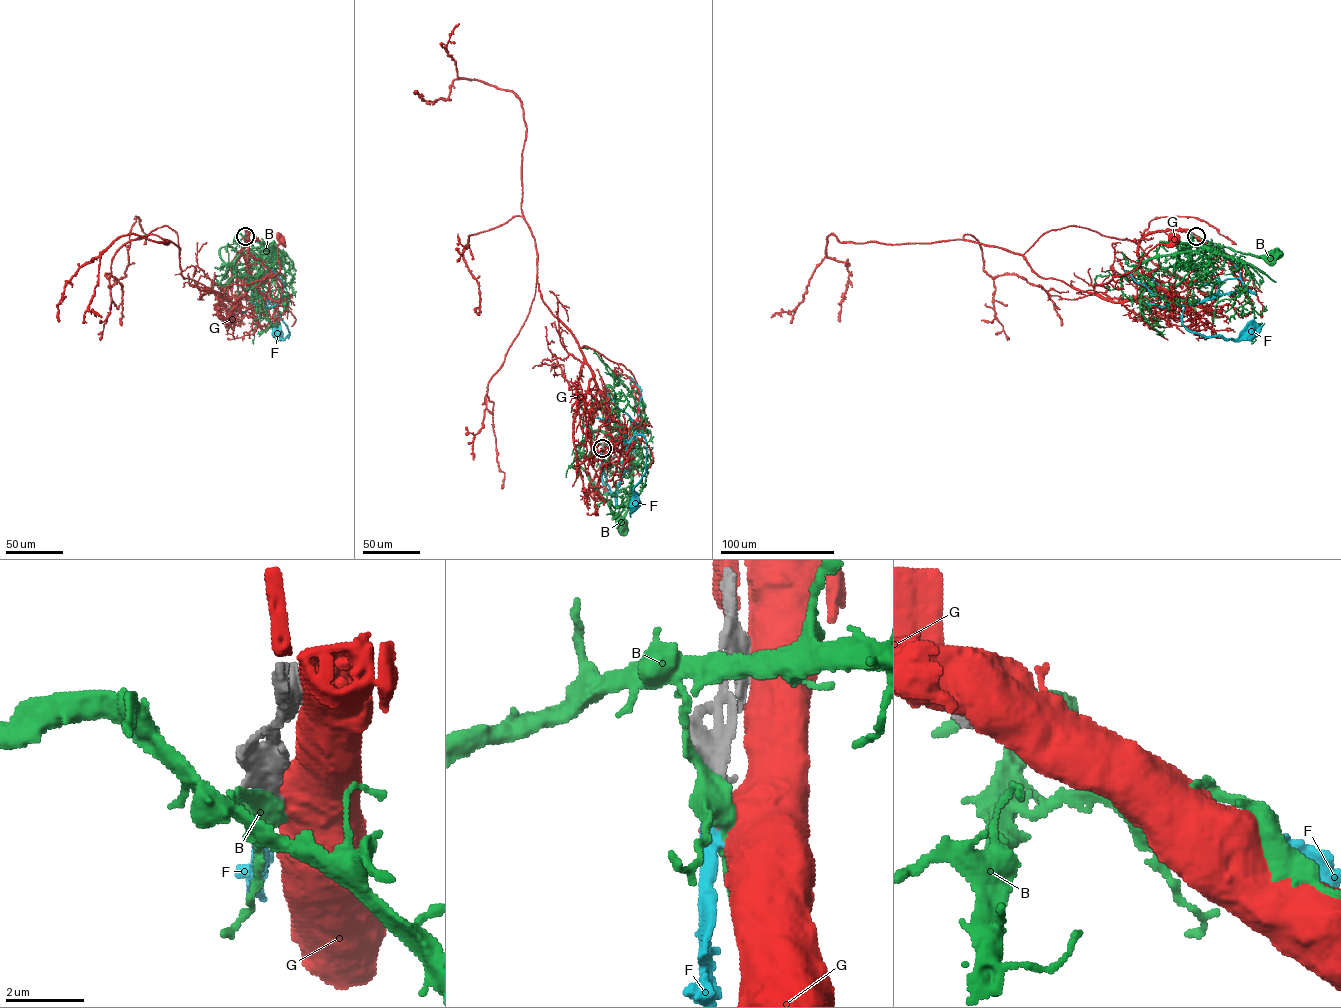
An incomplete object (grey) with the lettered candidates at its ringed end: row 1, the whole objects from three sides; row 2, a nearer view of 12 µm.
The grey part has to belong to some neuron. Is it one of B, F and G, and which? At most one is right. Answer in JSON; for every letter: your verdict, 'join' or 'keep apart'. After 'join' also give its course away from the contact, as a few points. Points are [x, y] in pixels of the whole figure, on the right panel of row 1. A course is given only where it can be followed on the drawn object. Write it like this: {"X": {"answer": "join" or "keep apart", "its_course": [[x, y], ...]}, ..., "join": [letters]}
{"B": {"answer": "keep apart"}, "F": {"answer": "join", "its_course": [[1196, 236], [1229, 258], [1245, 289], [1191, 302], [1184, 309], [1182, 324], [1206, 336], [1236, 339], [1250, 333]]}, "G": {"answer": "keep apart"}, "join": ["F"]}

